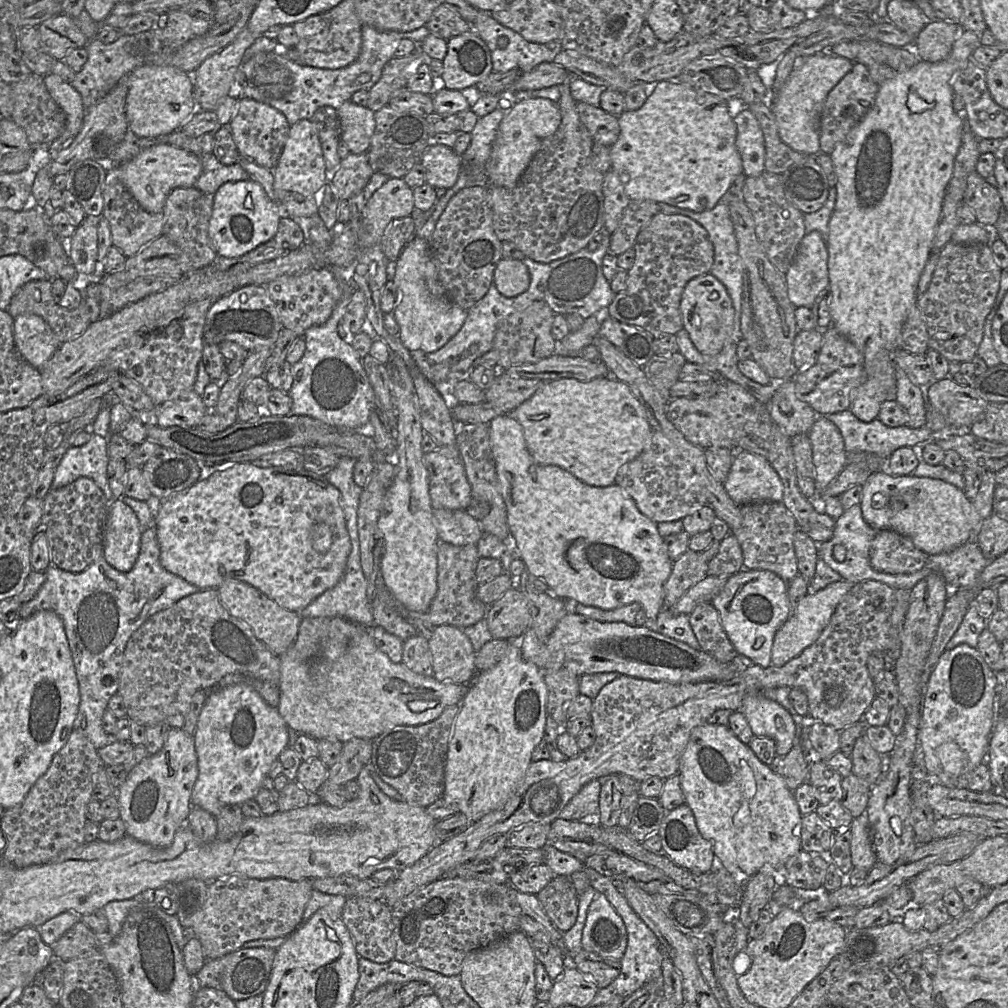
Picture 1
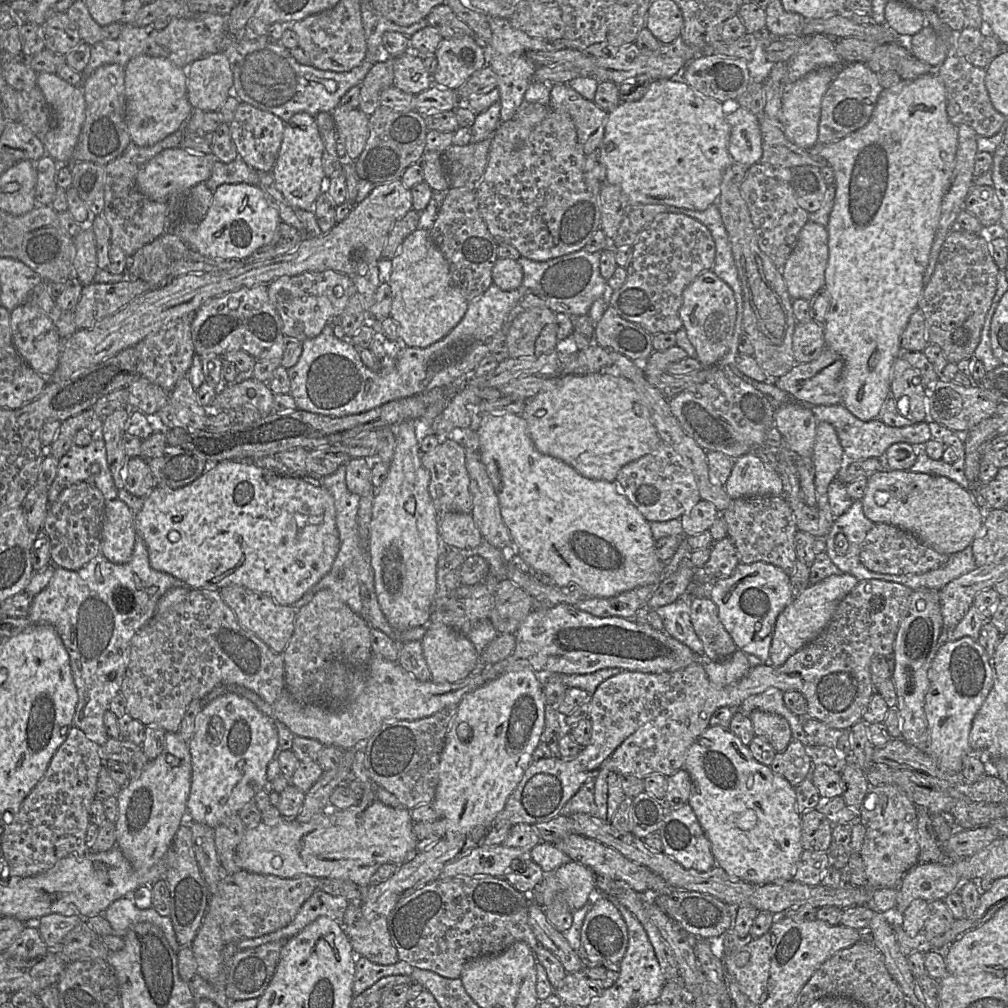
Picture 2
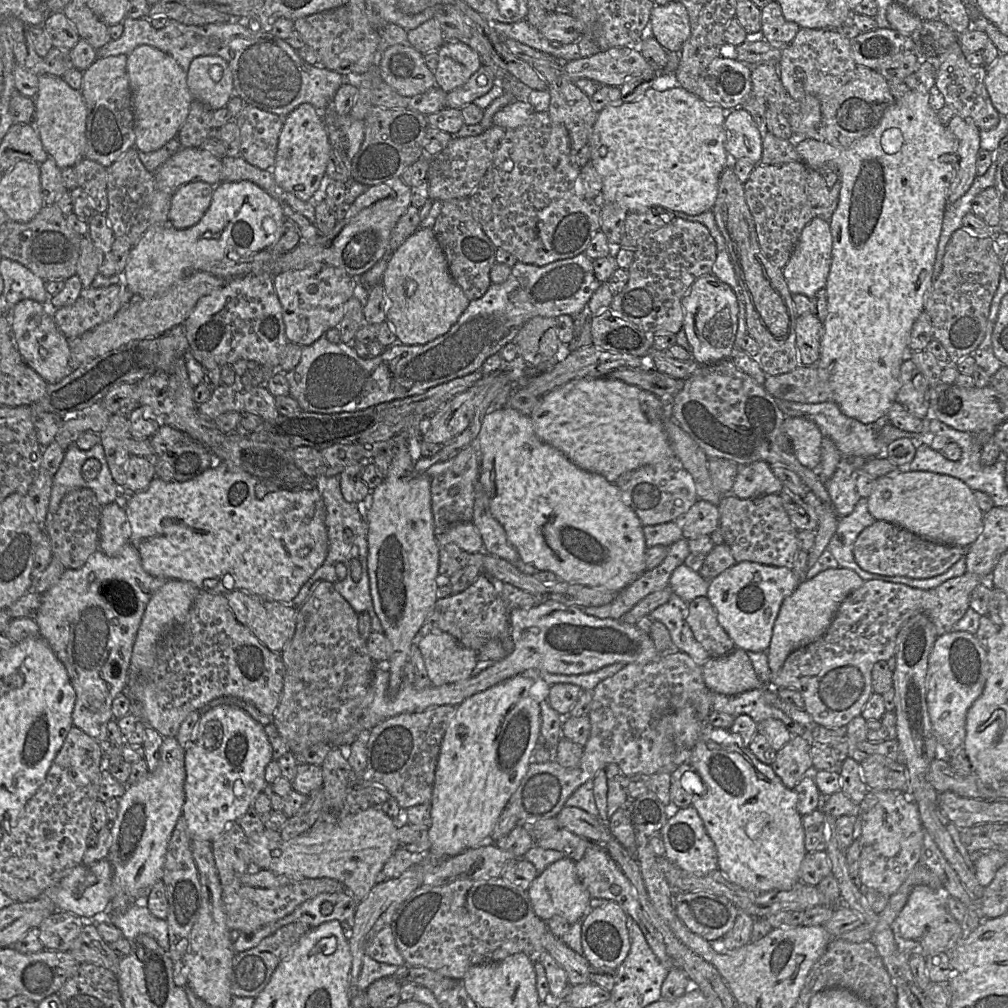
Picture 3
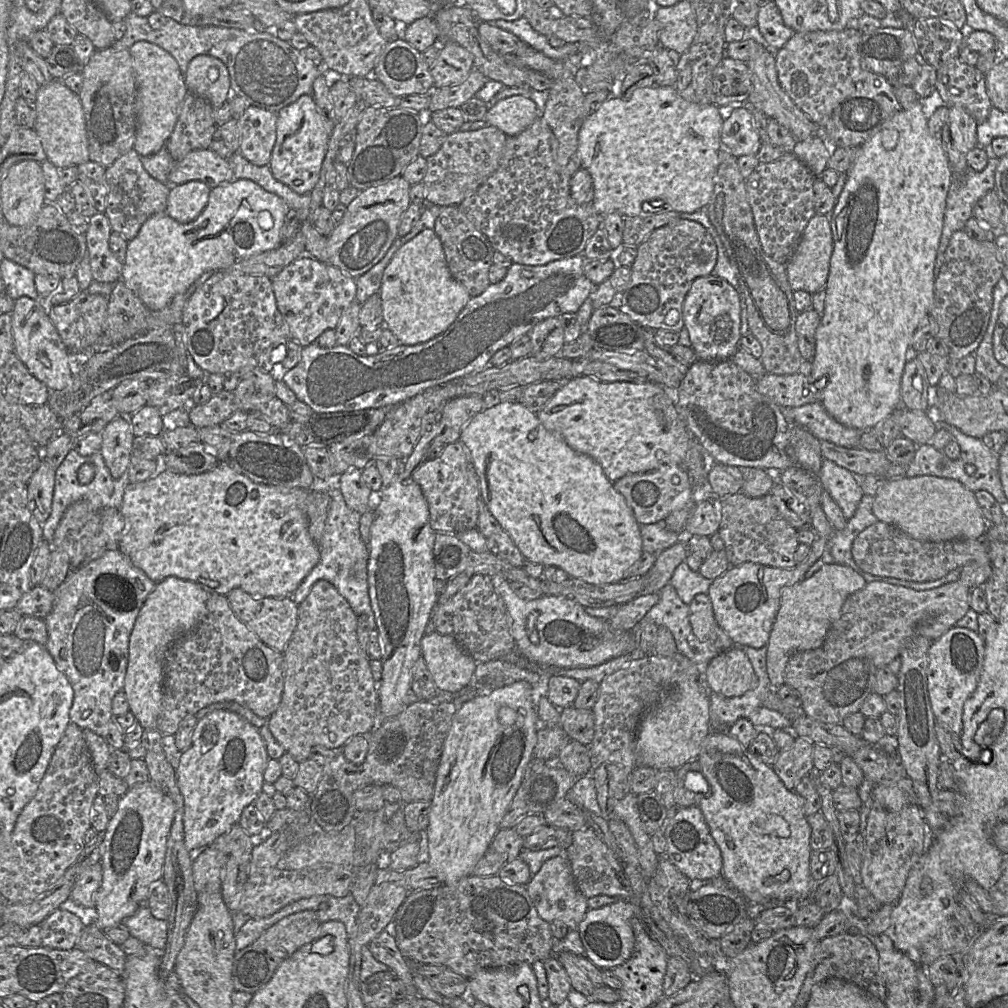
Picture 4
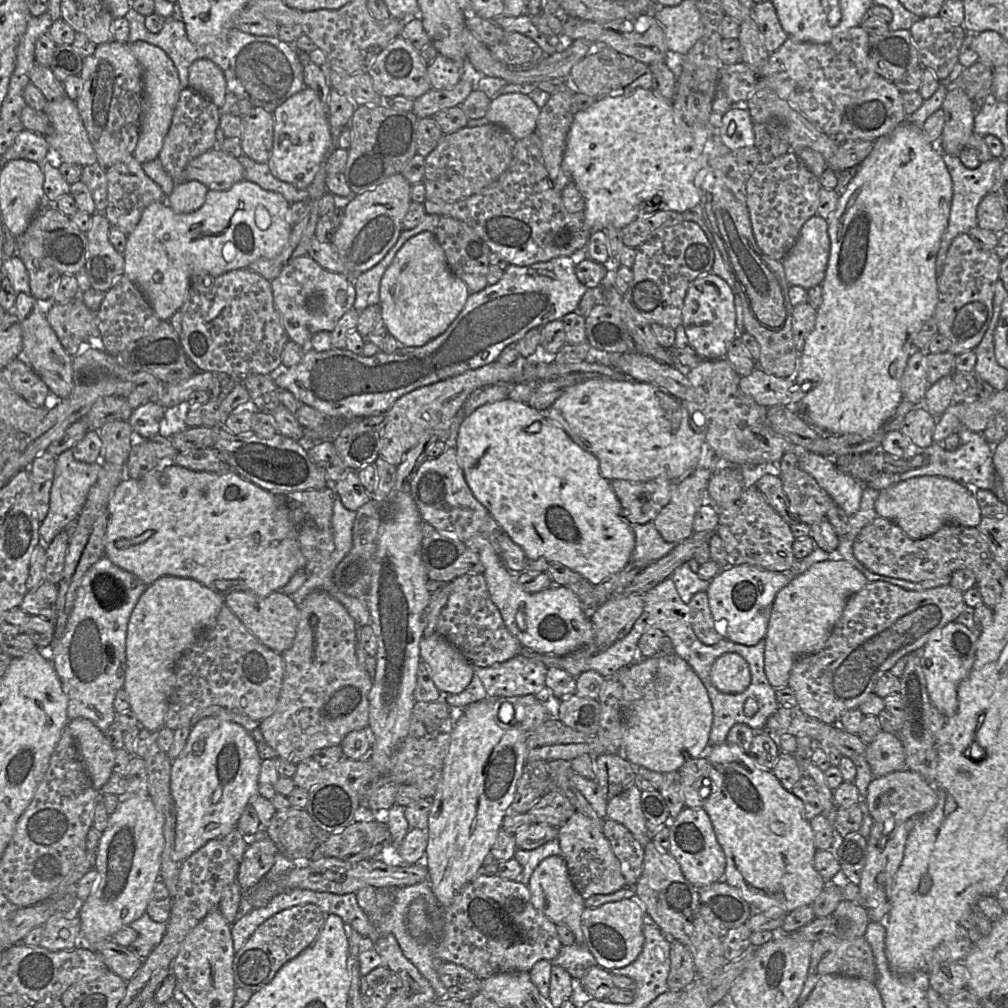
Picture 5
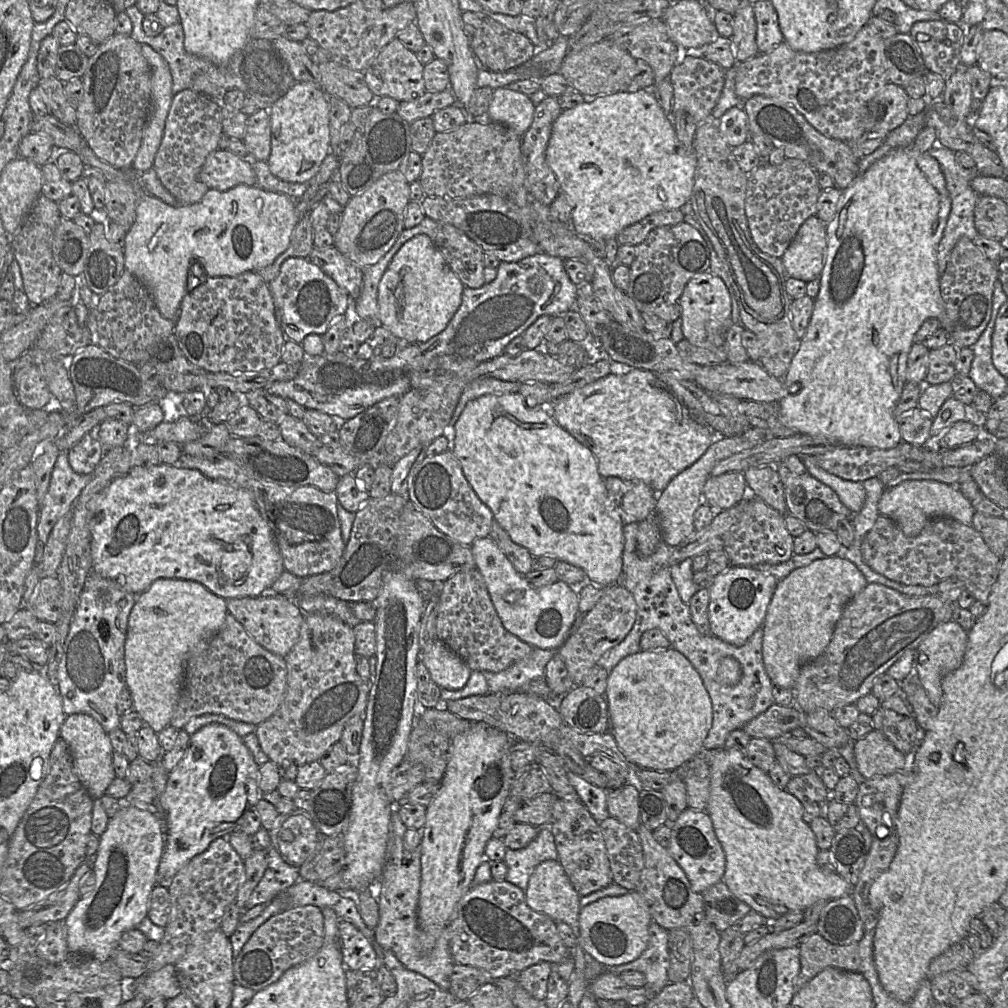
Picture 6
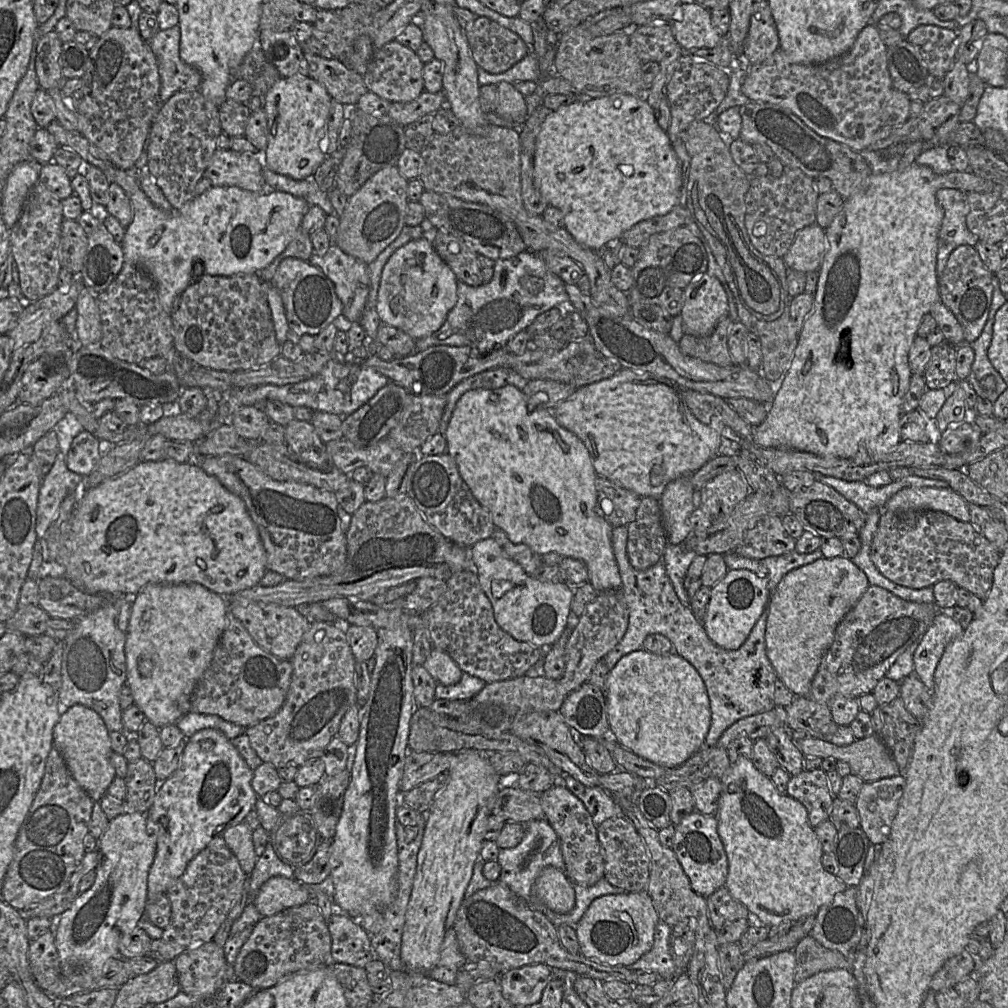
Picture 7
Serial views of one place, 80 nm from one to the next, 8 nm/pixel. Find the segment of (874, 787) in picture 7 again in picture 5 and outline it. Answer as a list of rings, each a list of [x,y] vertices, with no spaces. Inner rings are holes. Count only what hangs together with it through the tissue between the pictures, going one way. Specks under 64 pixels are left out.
[[[904,768],[885,776],[875,777],[868,786],[862,804],[873,821],[884,824],[884,821],[889,819],[894,820],[895,824],[901,824],[912,817],[927,814],[938,801],[939,792],[933,783],[926,781],[919,773]]]

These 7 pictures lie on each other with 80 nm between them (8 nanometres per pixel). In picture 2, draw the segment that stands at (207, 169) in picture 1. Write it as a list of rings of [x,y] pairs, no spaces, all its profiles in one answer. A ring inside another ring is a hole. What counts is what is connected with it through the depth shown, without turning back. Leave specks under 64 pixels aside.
[[[240,157],[230,163],[224,163],[217,158],[213,158],[212,174],[205,184],[214,193],[220,185],[225,183],[259,185],[258,172]]]

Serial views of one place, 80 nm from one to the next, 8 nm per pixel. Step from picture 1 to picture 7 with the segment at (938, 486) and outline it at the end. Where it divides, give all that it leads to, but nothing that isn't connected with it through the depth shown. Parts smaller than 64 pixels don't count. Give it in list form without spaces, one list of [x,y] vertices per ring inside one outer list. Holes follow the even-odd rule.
[[[908,487],[899,490],[886,502],[883,511],[897,514],[923,512],[927,510],[944,512],[953,518],[970,522],[969,503],[951,488]]]

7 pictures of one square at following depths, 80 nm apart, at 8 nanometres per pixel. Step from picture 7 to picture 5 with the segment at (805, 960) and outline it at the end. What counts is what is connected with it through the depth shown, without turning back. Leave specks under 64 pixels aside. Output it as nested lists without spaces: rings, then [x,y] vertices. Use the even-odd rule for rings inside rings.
[[[826,935],[812,943],[807,977],[796,1000],[800,1007],[808,998],[819,979],[826,974],[863,978],[871,983],[877,980],[877,968],[872,948],[864,936],[842,939],[834,935]]]

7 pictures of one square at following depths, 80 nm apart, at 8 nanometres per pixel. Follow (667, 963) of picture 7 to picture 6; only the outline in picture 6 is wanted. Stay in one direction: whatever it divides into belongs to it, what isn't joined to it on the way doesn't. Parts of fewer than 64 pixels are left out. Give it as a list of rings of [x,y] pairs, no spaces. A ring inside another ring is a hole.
[[[652,921],[649,925],[649,942],[645,951],[634,961],[609,967],[605,972],[621,974],[625,971],[638,971],[646,978],[645,987],[650,992],[650,998],[656,996],[669,982],[668,968],[670,957],[668,953],[669,931]]]

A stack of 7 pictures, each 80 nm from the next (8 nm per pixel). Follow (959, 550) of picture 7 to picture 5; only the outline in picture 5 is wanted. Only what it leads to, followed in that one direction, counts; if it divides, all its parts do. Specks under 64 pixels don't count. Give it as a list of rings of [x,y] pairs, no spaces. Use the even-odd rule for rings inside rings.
[[[878,516],[860,531],[853,544],[853,553],[856,559],[871,572],[910,582],[939,579],[951,575],[956,570],[969,569],[975,575],[975,587],[980,591],[984,604],[991,609],[1000,600],[1006,581],[1006,571],[996,562],[978,529],[957,524],[947,523],[923,539],[911,539],[894,522]]]

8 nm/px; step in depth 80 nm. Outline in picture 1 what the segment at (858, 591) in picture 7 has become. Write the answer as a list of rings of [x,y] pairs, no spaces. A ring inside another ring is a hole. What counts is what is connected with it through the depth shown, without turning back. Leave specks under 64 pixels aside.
[[[841,580],[827,585],[814,594],[805,595],[795,612],[777,630],[771,651],[771,666],[781,667],[811,646],[829,624],[835,609],[854,584]]]

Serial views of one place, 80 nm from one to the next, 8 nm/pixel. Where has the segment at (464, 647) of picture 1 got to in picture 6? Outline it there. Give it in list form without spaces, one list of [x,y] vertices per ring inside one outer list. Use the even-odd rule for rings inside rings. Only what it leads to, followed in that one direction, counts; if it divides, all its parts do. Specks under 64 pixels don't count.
[[[437,638],[428,650],[421,651],[421,662],[432,680],[446,690],[463,688],[472,672],[460,656]]]

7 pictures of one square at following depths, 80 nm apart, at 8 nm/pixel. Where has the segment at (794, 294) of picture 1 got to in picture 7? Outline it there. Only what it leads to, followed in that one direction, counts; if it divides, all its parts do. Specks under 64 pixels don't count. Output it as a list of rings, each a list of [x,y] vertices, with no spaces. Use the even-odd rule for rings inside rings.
[[[816,222],[799,230],[782,257],[788,270],[819,271],[826,252],[826,232]]]

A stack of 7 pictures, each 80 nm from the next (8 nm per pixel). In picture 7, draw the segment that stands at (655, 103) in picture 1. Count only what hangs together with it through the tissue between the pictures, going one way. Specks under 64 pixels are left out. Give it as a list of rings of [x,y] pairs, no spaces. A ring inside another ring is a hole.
[[[613,94],[593,98],[589,101],[576,101],[571,105],[551,111],[544,120],[536,138],[533,167],[535,186],[549,206],[556,207],[563,212],[564,228],[579,244],[591,250],[598,250],[605,244],[614,243],[635,224],[654,216],[664,215],[680,202],[682,170],[679,159],[673,149],[667,131],[664,131],[657,123],[654,109],[641,95]]]

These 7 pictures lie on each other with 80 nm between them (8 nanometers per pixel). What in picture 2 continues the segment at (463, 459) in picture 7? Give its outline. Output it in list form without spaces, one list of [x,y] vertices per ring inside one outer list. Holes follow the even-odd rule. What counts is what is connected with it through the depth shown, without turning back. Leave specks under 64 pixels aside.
[[[512,413],[503,415],[484,414],[477,430],[480,443],[482,462],[497,494],[500,511],[506,524],[512,543],[518,555],[534,570],[549,575],[557,586],[579,587],[587,597],[609,598],[622,592],[632,590],[639,586],[659,584],[665,563],[660,561],[655,553],[655,539],[653,538],[650,523],[643,517],[638,509],[629,502],[621,492],[616,482],[593,480],[582,476],[573,467],[565,462],[539,452],[528,432],[526,420]]]

